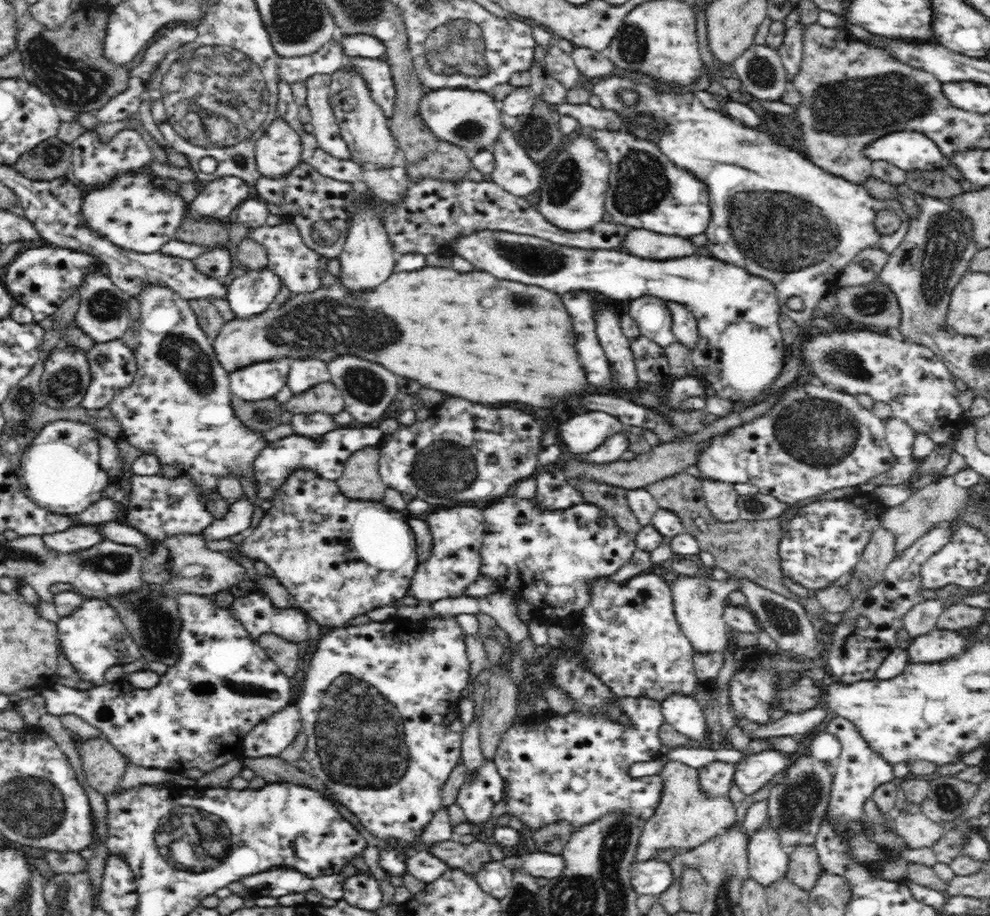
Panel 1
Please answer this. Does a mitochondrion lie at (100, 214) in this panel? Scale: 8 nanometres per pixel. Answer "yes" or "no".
no

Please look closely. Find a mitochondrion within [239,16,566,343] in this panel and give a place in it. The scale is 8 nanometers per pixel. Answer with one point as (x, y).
(457, 48)

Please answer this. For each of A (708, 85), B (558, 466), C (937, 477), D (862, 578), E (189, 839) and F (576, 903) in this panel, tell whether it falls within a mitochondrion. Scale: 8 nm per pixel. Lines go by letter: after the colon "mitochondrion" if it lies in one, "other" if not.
A: other
B: other
C: other
D: mitochondrion
E: mitochondrion
F: mitochondrion

